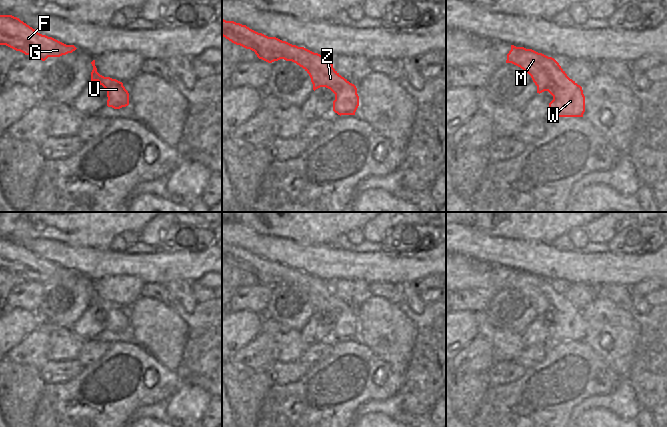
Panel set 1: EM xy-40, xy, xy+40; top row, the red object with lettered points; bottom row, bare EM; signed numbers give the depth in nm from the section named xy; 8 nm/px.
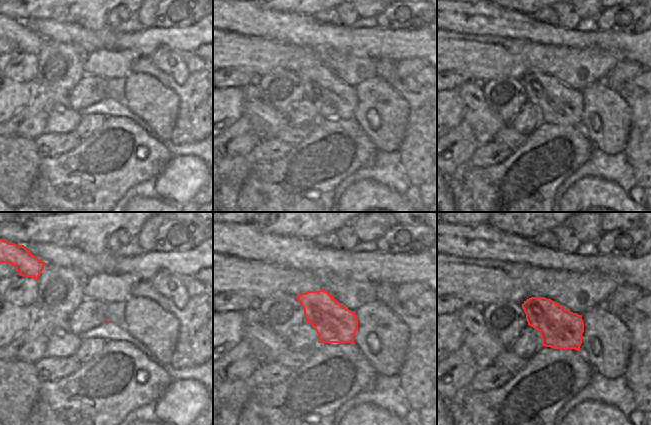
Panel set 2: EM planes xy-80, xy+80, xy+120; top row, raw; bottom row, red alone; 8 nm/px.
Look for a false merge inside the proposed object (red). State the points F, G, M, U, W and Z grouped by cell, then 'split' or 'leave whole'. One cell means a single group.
F G M U W Z | leave whole

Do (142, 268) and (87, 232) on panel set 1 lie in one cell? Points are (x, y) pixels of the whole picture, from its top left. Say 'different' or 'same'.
different

